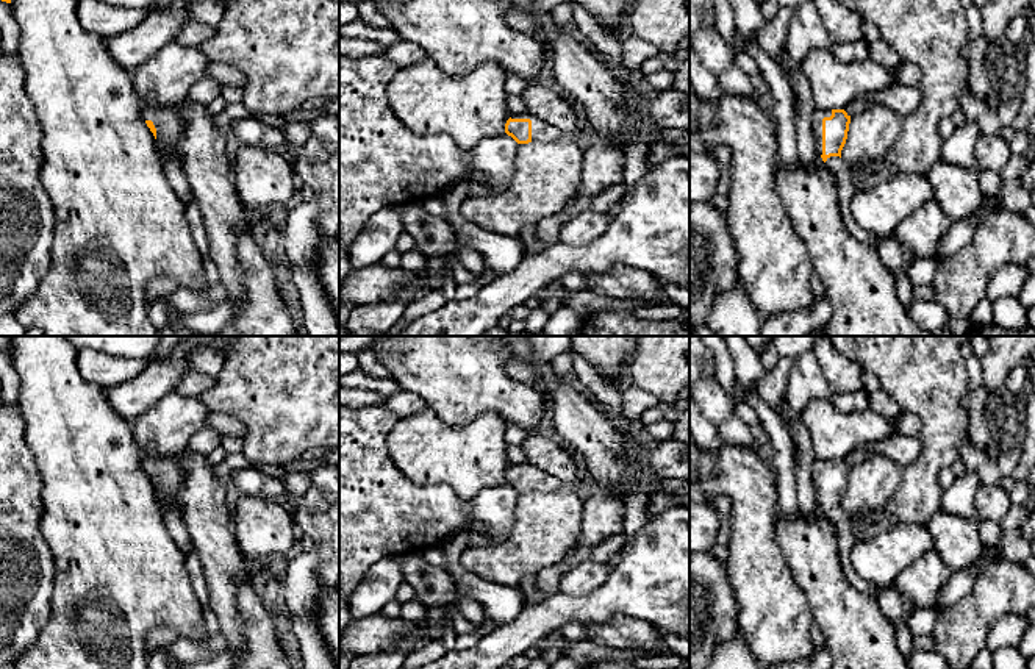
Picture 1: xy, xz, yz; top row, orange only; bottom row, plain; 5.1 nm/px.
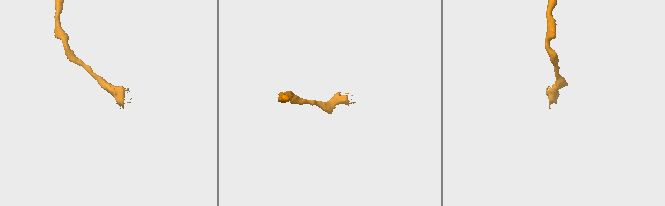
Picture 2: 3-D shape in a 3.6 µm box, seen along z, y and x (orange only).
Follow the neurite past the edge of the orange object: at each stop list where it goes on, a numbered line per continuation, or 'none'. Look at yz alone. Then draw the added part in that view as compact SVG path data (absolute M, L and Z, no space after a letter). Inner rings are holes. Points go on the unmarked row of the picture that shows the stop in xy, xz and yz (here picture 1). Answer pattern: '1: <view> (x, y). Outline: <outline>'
1: yz (818, 465). Outline: M816 458L813 463L813 486L816 489L816 502L822 505L822 469L830 467L832 460L819 460Z

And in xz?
1: xz (541, 482). Outline: M530 463L511 464L510 467L532 470L532 491L533 492L549 494L549 492L557 492L566 488L566 485L560 478L547 475L541 469L532 466Z

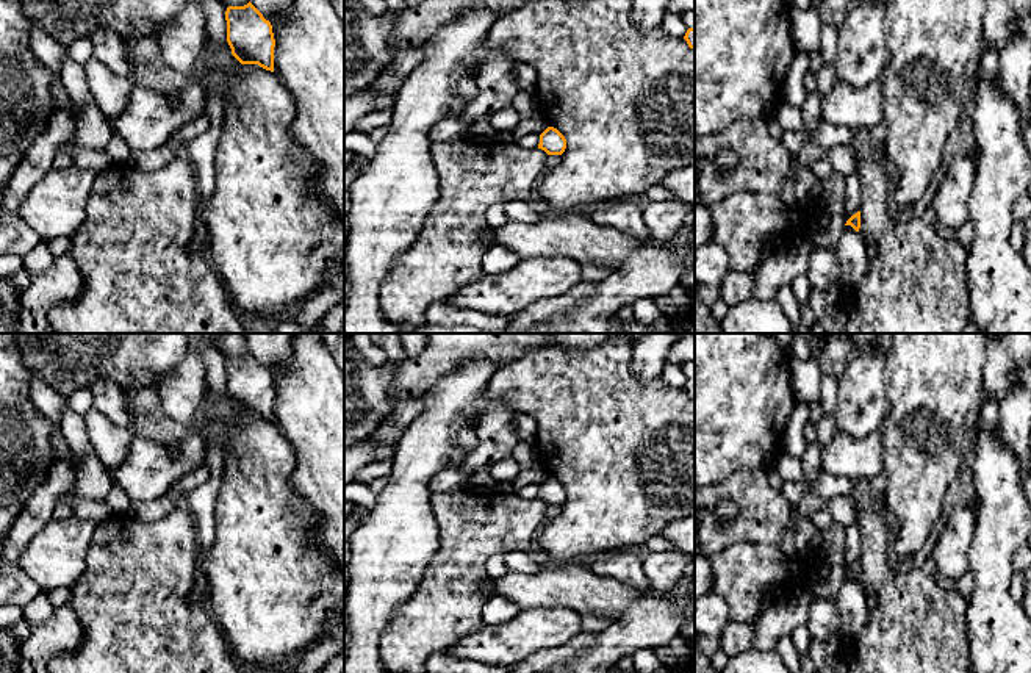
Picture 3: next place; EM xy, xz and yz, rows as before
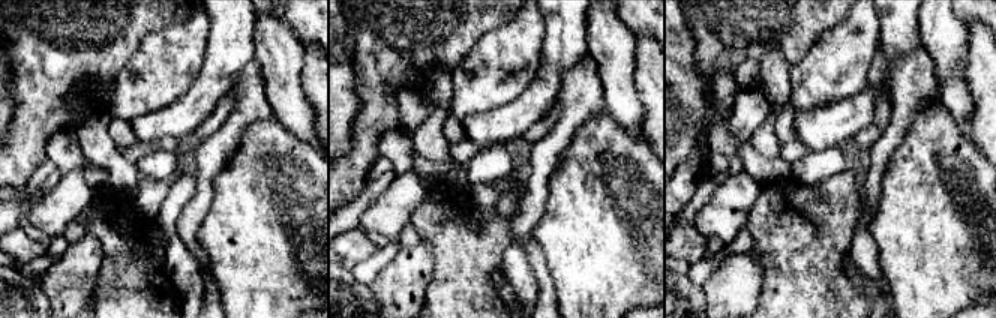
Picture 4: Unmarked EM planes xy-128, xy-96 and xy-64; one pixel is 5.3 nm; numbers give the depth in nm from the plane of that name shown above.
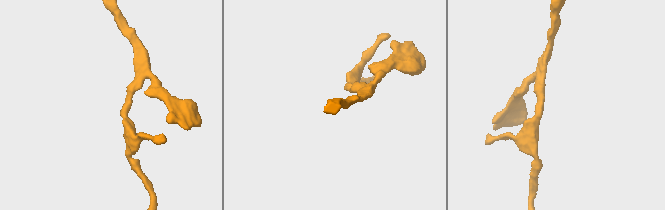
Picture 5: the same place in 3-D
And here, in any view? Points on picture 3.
none

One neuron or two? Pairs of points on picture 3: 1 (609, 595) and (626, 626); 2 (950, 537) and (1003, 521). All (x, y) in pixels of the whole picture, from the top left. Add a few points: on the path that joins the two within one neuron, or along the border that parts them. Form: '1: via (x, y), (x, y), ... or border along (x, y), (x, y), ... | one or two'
1: border along (650, 593), (637, 600), (612, 622) | two
2: border along (975, 509), (975, 536), (969, 550), (967, 567) | two

